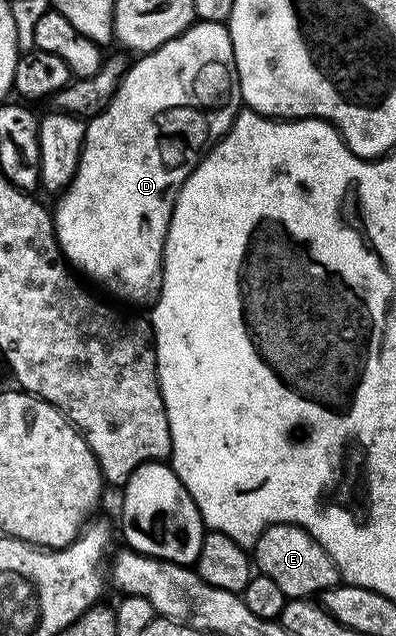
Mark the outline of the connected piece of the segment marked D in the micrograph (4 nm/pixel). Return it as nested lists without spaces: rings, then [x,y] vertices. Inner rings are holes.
[[[210,20],[194,22],[183,34],[168,40],[154,52],[144,53],[140,58],[128,65],[127,71],[117,85],[117,93],[111,98],[109,105],[88,121],[85,129],[85,145],[81,147],[81,157],[77,163],[77,172],[73,175],[68,188],[60,193],[57,209],[52,209],[53,228],[57,231],[57,244],[61,247],[61,255],[78,273],[86,272],[97,284],[102,284],[113,296],[121,300],[130,300],[133,304],[152,306],[161,295],[161,273],[165,267],[165,239],[169,233],[169,223],[173,217],[173,207],[185,179],[196,168],[198,159],[209,151],[211,145],[229,133],[233,119],[242,111],[241,87],[235,66],[235,50],[229,37],[229,29],[224,23],[216,24]]]

